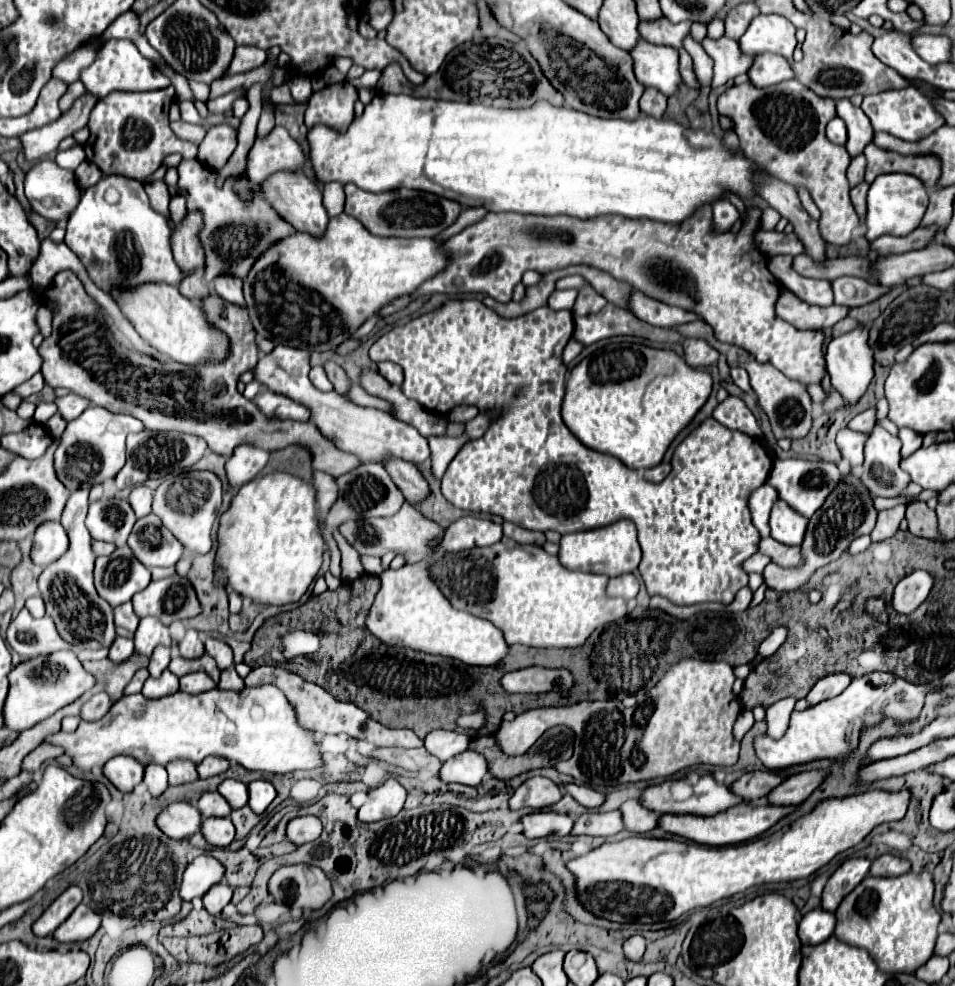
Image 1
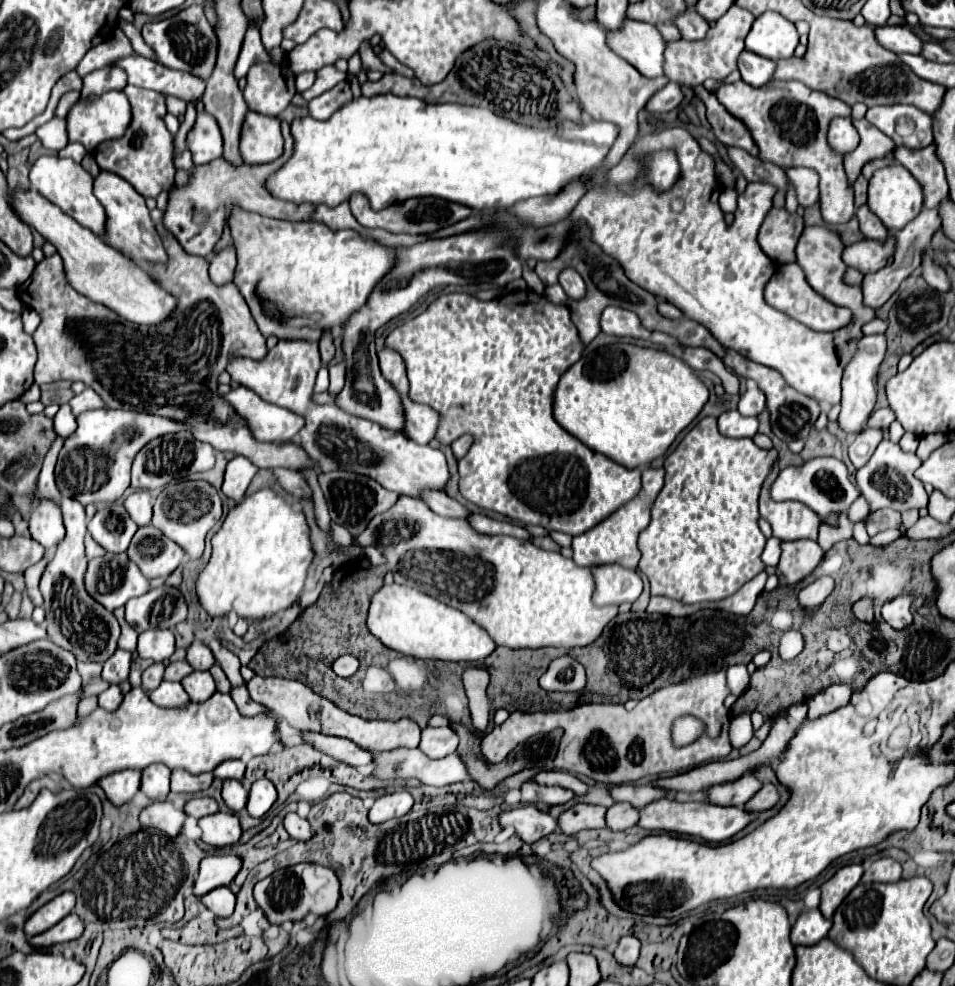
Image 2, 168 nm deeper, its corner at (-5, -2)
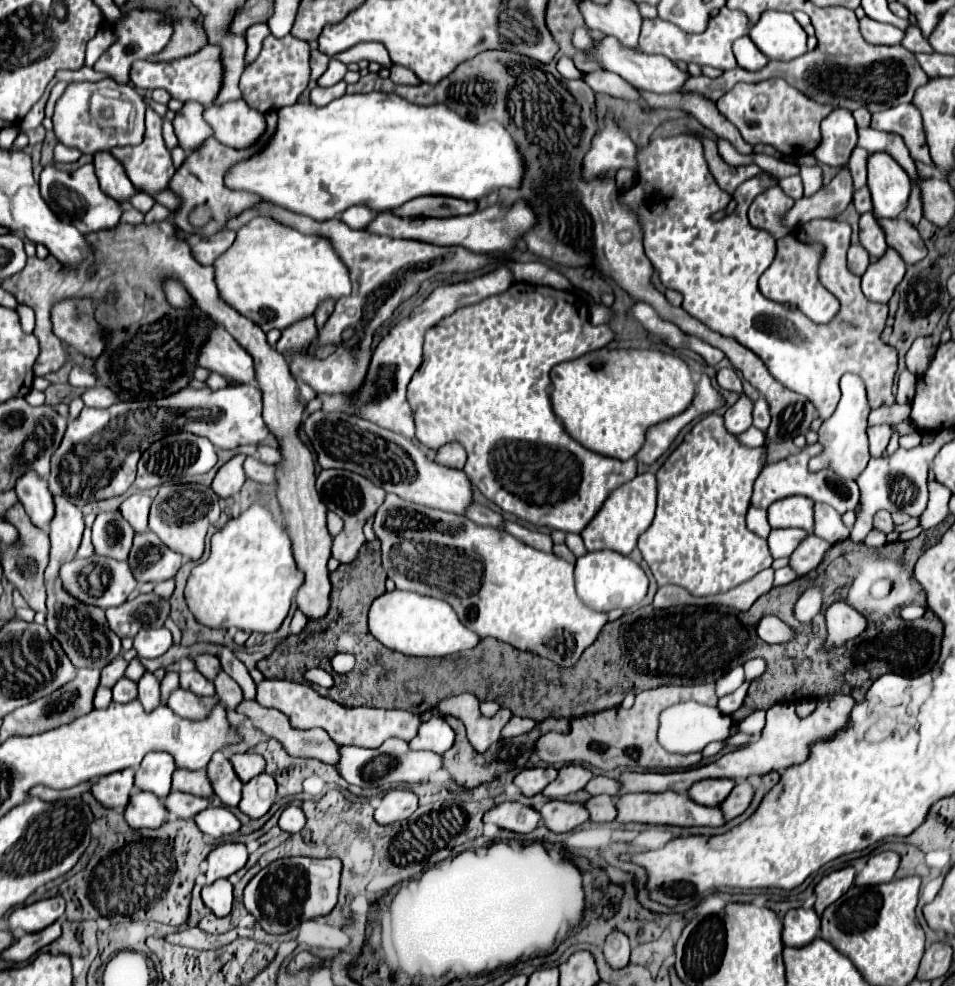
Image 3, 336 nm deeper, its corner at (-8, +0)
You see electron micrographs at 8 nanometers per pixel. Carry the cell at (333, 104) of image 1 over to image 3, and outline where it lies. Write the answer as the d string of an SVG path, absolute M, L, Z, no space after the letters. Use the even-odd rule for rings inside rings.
M338 82L336 86L330 86L330 88L322 88L322 86L316 86L310 94L310 100L316 104L316 106L326 106L330 104L332 100L344 96L346 92L346 84L344 82Z

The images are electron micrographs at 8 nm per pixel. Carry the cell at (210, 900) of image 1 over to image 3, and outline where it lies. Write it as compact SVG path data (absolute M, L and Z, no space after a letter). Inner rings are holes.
M220 878L214 884L204 886L202 900L216 916L228 916L232 906L232 884L226 878Z

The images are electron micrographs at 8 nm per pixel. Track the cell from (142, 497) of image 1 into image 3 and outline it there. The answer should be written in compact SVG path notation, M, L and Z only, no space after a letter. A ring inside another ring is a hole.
M132 494L120 504L120 514L124 516L124 520L128 520L128 524L134 528L136 534L144 534L148 530L146 520L148 520L150 502L152 498L146 494Z

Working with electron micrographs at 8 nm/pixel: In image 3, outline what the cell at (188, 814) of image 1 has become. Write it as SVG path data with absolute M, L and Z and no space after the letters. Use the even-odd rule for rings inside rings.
M134 792L124 810L124 820L130 828L158 828L166 822L166 808L162 800L150 792Z

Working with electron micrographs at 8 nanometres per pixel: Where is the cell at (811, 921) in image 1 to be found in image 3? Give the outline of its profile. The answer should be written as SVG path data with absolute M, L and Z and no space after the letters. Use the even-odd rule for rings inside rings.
M796 908L788 910L782 920L782 942L784 946L806 946L814 938L818 938L820 932L820 918L814 910Z

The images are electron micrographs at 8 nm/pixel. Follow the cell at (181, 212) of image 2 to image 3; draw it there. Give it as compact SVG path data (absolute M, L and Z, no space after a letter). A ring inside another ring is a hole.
M208 138L204 140L204 144L200 148L196 148L192 154L186 156L186 160L182 162L182 166L176 170L176 174L172 176L170 180L170 188L174 192L178 192L178 196L182 198L182 206L178 208L178 212L174 214L174 224L178 228L182 228L184 232L190 232L190 234L196 234L200 238L206 238L206 236L212 236L214 232L220 232L222 230L222 224L230 218L230 216L236 216L248 208L252 208L256 202L260 202L260 198L256 198L254 194L248 194L248 192L236 192L236 190L228 190L224 186L224 174L226 170L236 164L238 160L244 160L244 158L250 158L258 152L258 142L250 148L242 148L242 150L236 150L236 148L230 148L230 146L224 146L220 144L218 140L214 138ZM196 206L208 206L210 212L212 212L212 220L204 226L204 228L194 228L190 222L188 222L188 216L190 212L196 208Z

